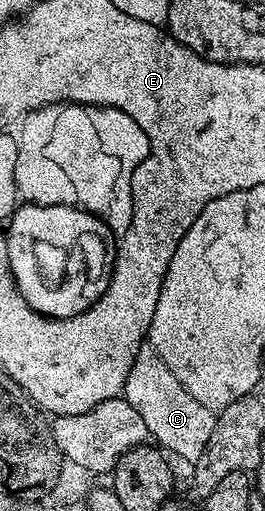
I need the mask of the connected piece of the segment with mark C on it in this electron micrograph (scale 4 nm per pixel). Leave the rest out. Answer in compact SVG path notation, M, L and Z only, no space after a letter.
M142 346L131 370L127 374L123 398L143 418L150 437L166 453L174 452L189 462L195 462L203 454L207 440L215 427L217 417L207 406L199 406L191 398L186 381L160 360L158 349Z

